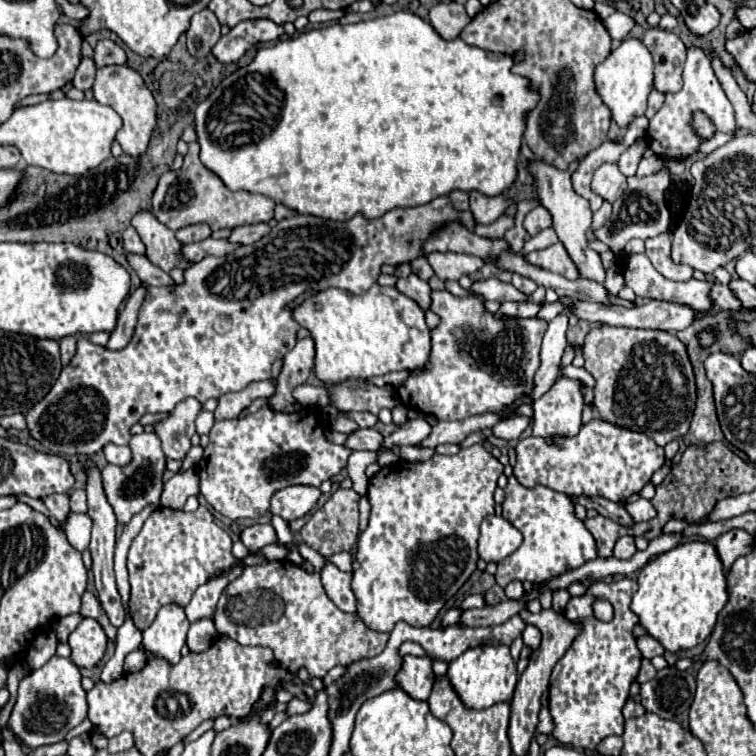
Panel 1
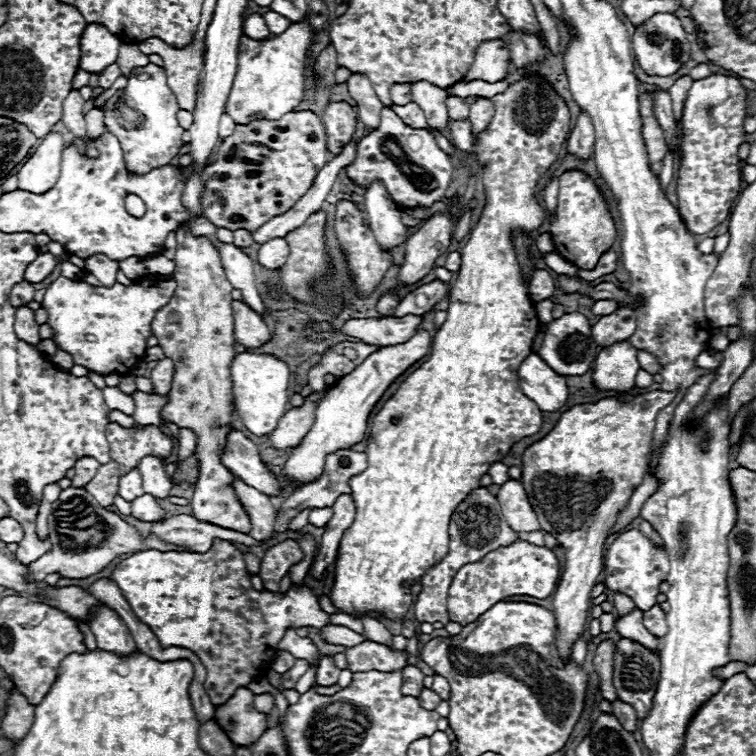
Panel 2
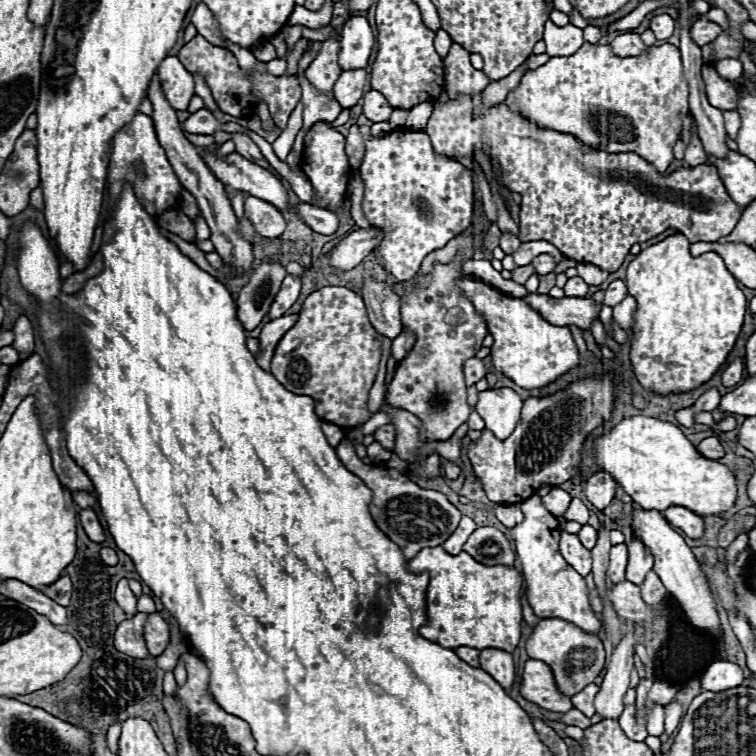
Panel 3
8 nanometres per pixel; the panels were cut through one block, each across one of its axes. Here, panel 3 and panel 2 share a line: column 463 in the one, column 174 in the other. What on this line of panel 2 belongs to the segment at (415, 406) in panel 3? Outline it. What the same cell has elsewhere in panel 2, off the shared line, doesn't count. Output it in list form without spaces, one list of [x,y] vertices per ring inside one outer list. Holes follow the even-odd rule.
[[[182,228],[176,232],[176,240],[176,270],[172,278],[178,286],[172,300],[160,308],[152,320],[152,334],[158,338],[158,346],[164,356],[174,362],[172,388],[166,394],[168,402],[160,412],[160,418],[196,434],[198,478],[192,496],[192,516],[248,534],[252,528],[250,516],[234,492],[232,472],[222,464],[226,436],[234,430],[230,424],[234,412],[230,362],[236,344],[230,310],[232,286],[224,276],[220,254],[208,238],[194,238],[188,228]]]

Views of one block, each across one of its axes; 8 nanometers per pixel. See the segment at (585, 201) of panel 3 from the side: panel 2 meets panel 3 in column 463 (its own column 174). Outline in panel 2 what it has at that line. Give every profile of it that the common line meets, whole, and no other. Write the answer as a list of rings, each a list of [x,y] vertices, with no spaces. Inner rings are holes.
[[[156,64],[136,68],[128,80],[128,86],[118,90],[108,100],[104,108],[106,128],[120,140],[128,172],[144,176],[154,168],[170,164],[170,160],[180,152],[184,128],[176,120],[178,110],[176,96],[166,84],[164,68]]]

